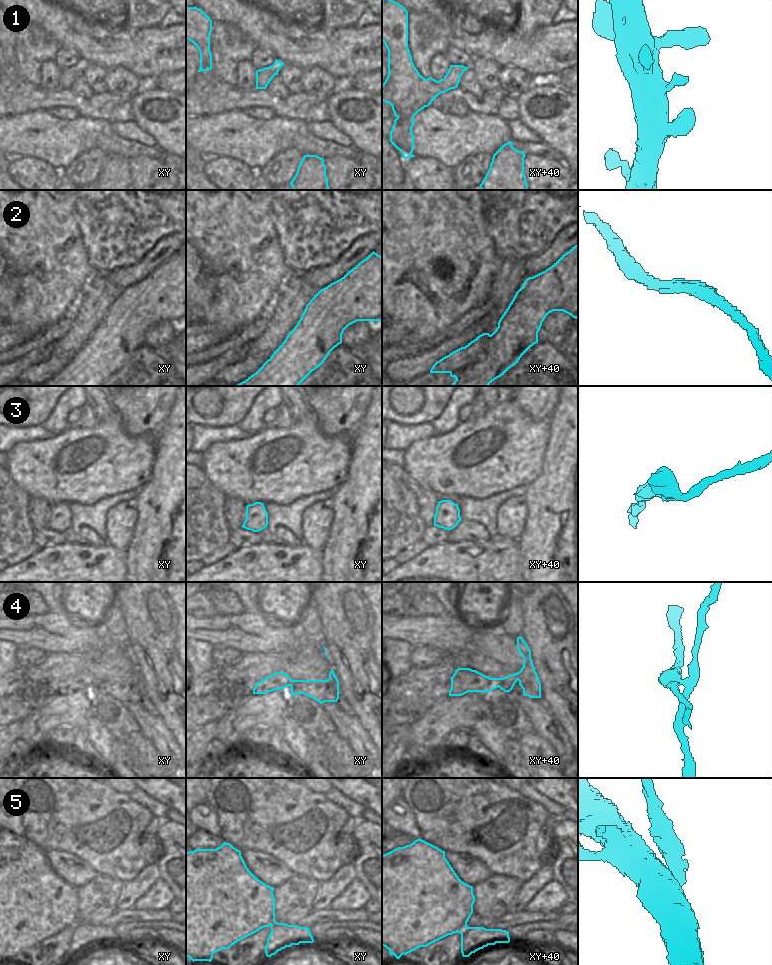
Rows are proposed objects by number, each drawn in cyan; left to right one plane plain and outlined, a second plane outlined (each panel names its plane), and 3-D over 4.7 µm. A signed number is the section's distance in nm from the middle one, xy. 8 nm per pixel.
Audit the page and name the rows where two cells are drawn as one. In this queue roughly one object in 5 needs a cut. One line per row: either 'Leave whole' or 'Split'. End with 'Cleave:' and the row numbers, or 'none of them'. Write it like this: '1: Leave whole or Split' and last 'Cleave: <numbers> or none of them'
1: Leave whole
2: Leave whole
3: Leave whole
4: Split
5: Split
Cleave: 4, 5.

